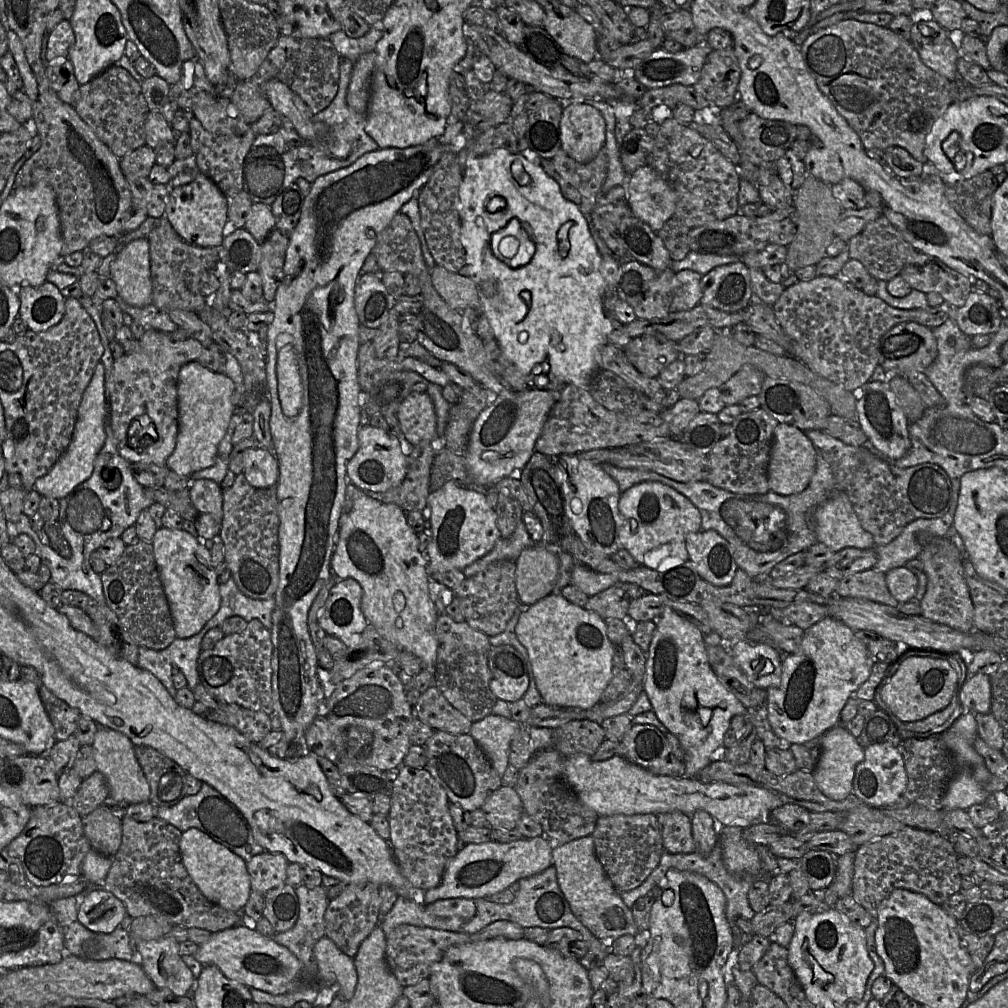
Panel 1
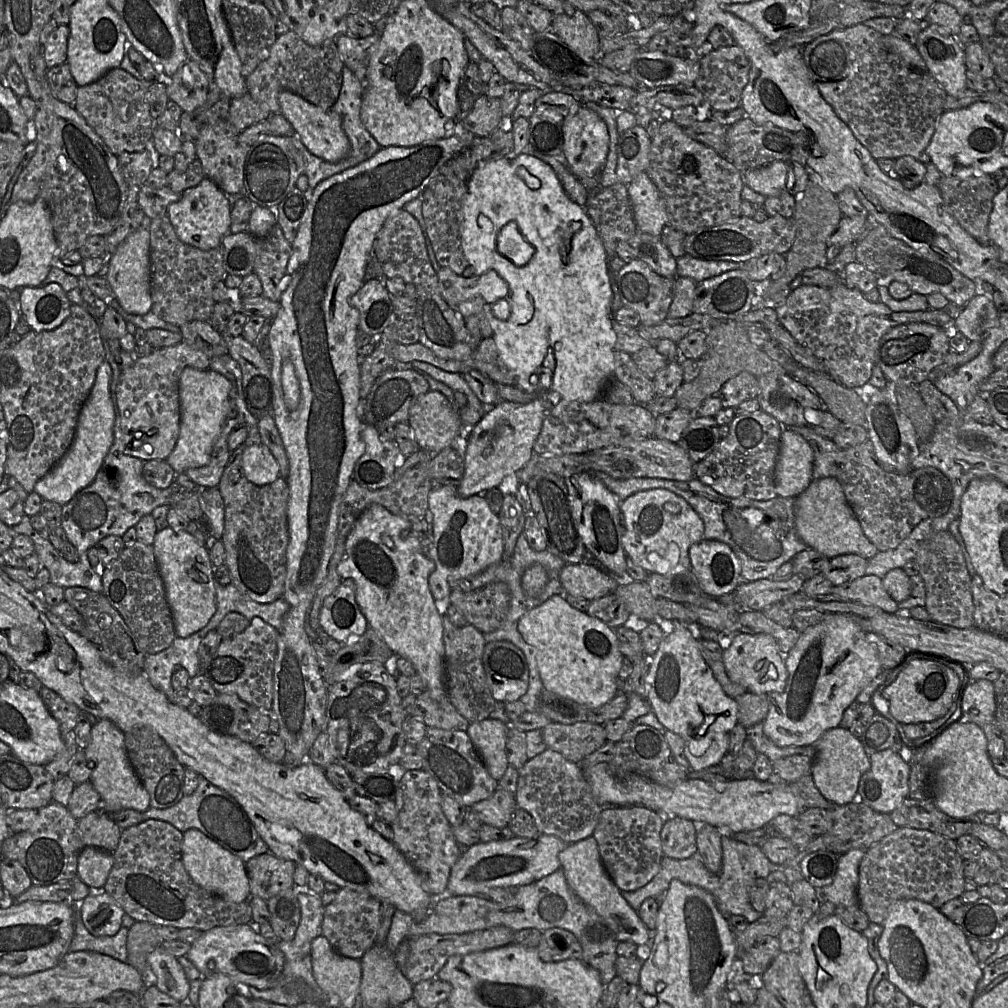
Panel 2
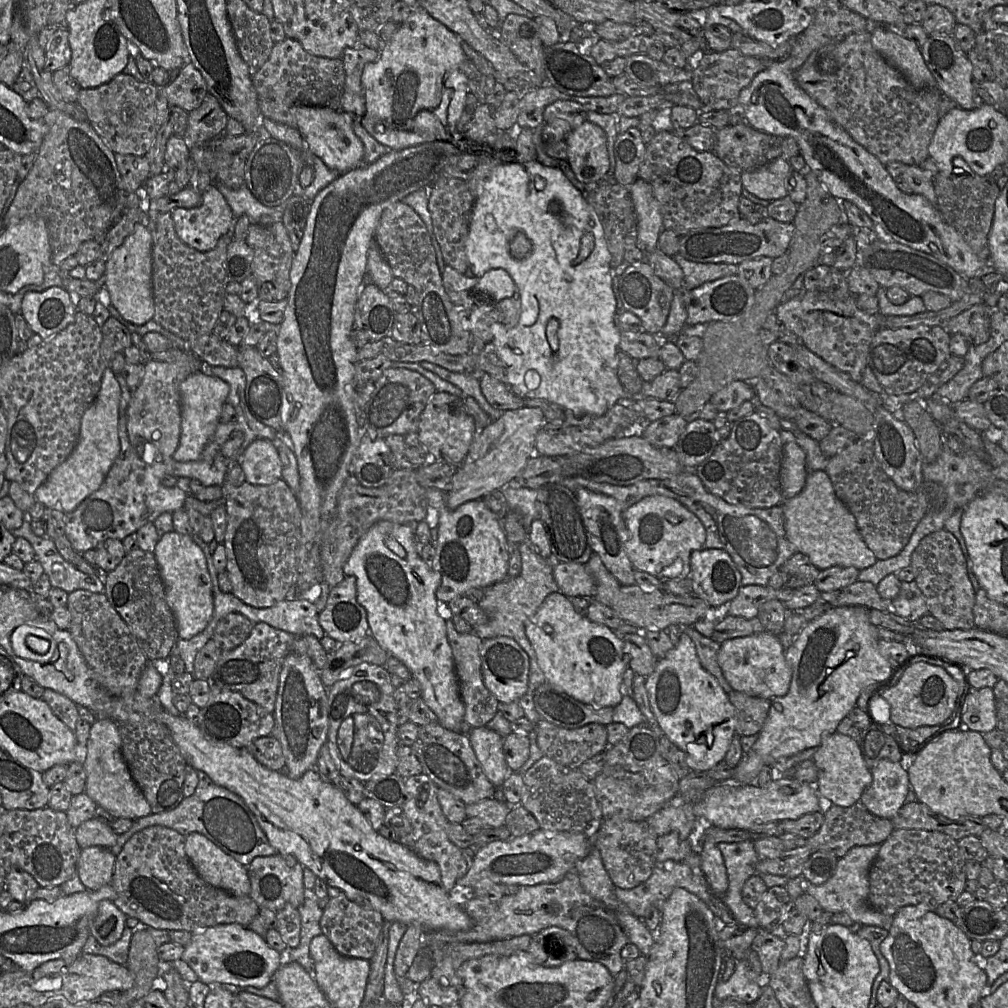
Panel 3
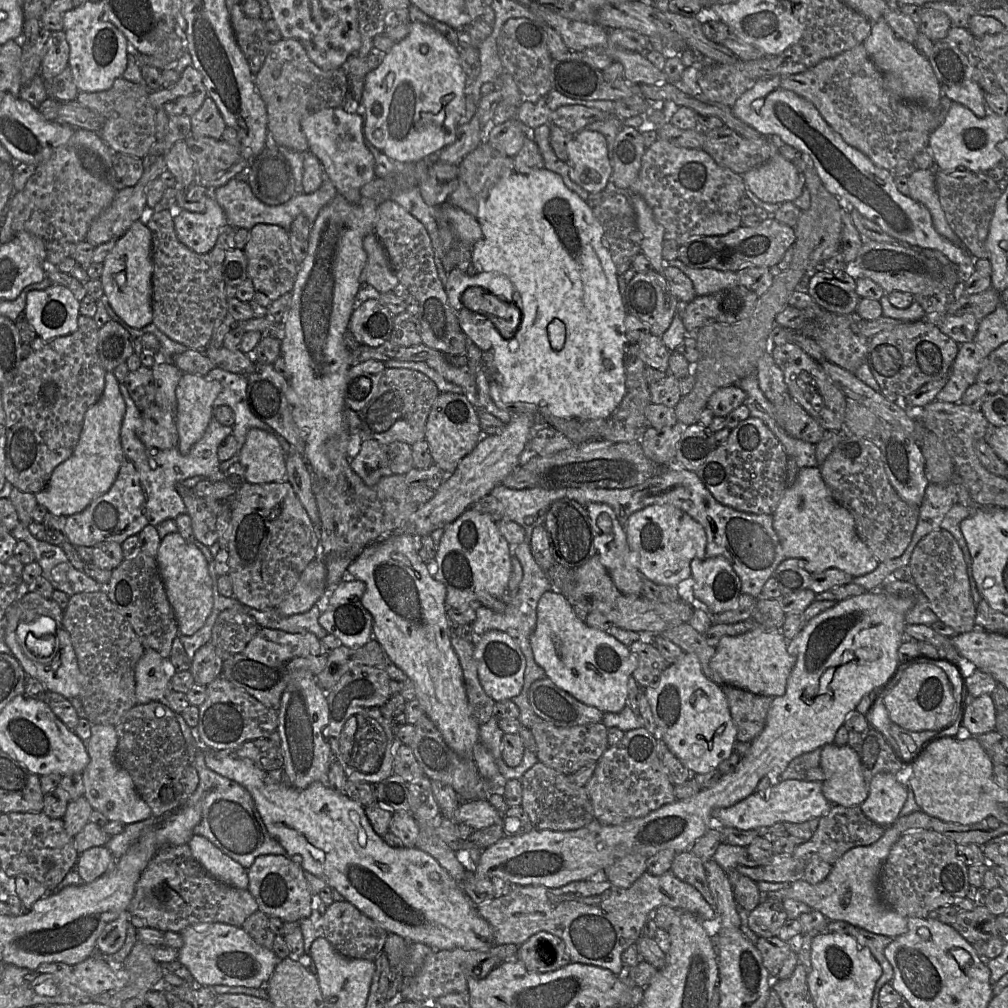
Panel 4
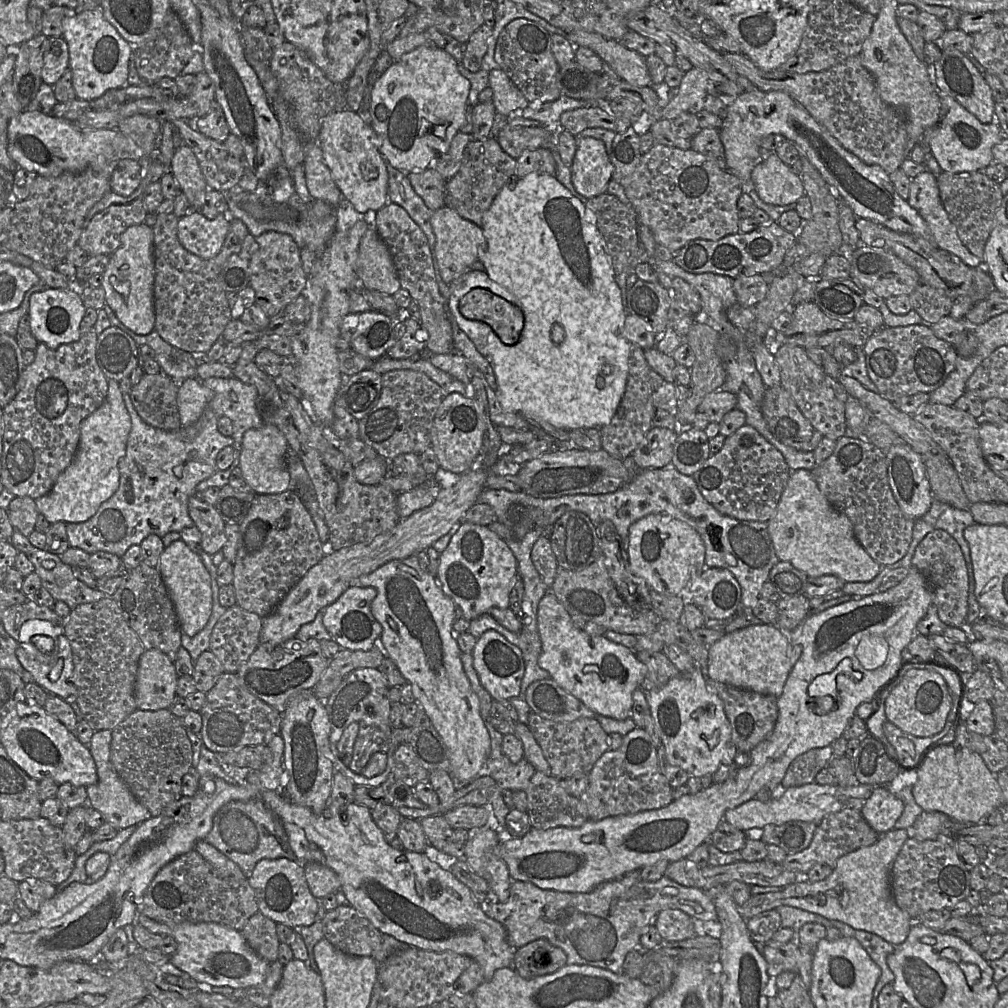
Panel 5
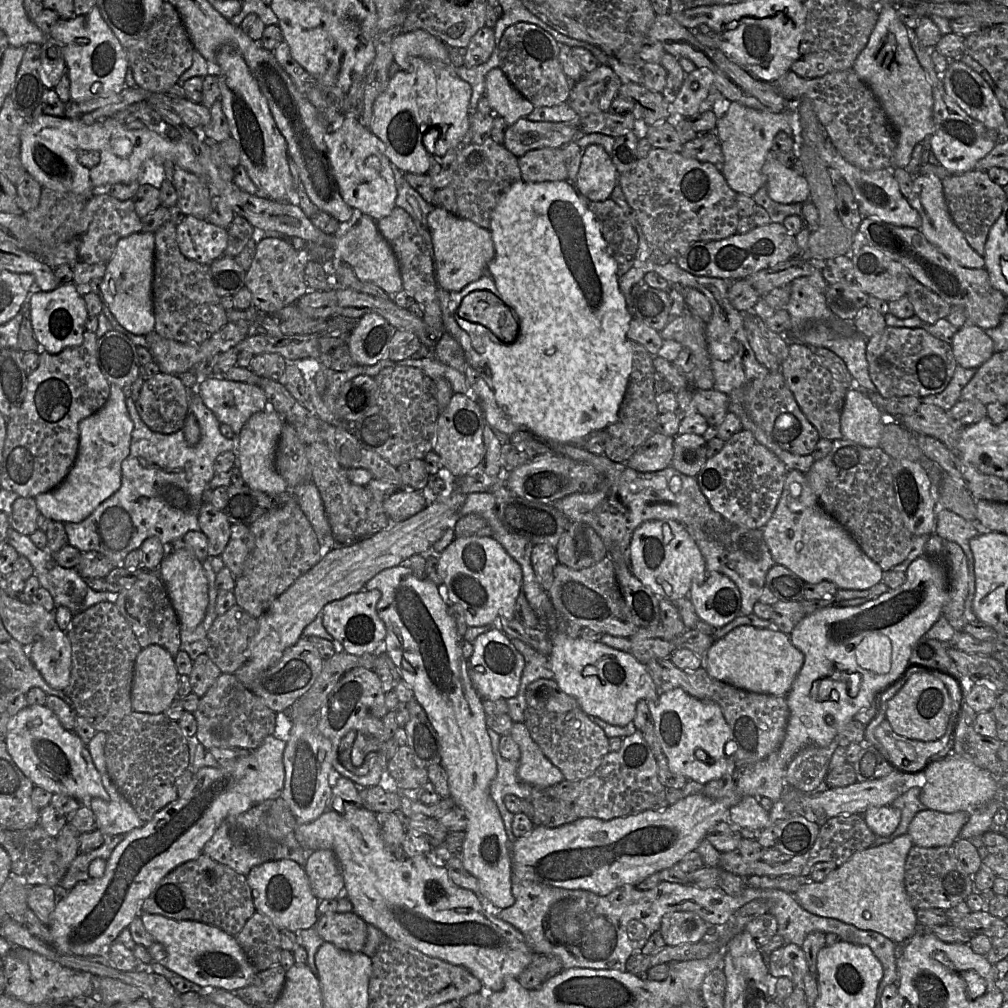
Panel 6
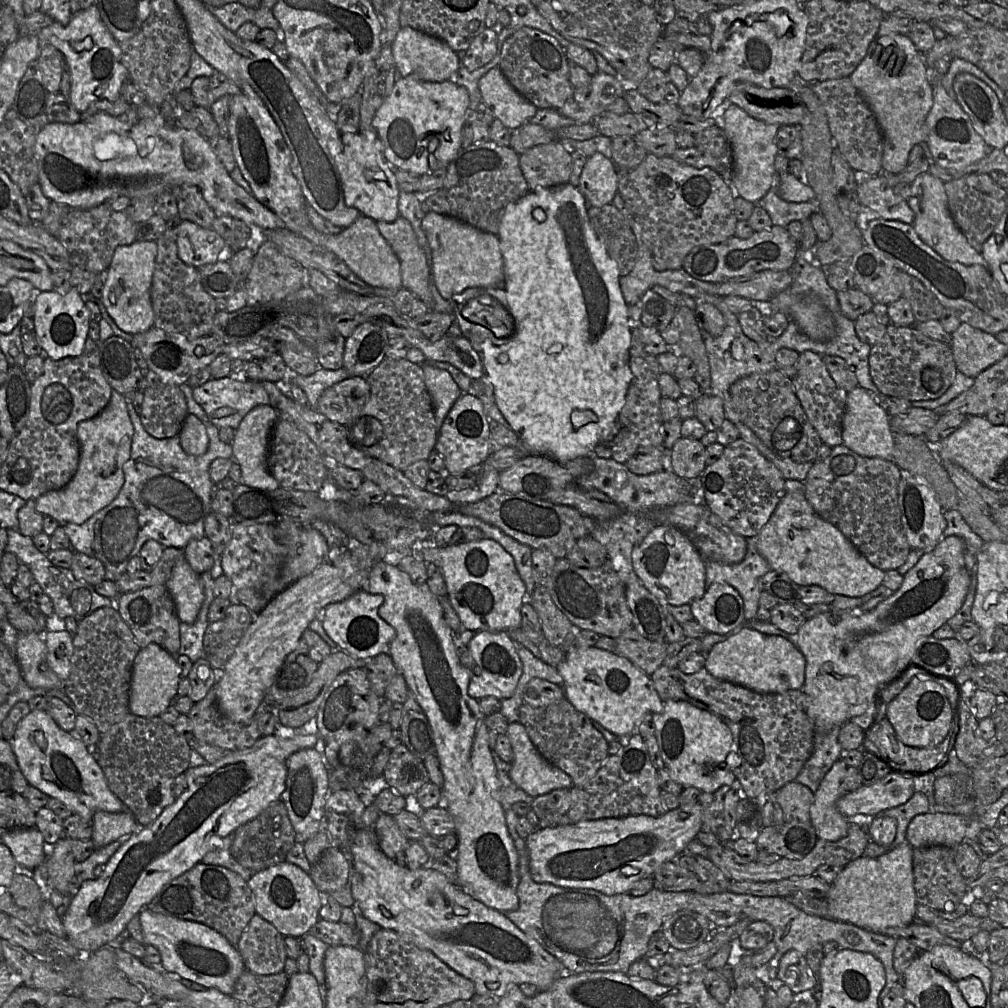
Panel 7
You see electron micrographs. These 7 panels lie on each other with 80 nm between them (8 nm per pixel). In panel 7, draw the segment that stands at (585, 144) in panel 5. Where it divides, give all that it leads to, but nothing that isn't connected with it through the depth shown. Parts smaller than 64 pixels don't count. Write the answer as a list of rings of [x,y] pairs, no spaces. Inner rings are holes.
[[[596,152],[588,157],[579,180],[579,190],[588,207],[601,207],[612,203],[618,193],[620,170],[614,162]]]

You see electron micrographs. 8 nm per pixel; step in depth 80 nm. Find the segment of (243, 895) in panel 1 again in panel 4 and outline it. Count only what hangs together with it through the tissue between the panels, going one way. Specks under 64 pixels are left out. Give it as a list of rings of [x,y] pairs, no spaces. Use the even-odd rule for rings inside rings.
[[[194,834],[187,844],[193,857],[211,876],[232,887],[248,889],[247,870],[207,838]]]

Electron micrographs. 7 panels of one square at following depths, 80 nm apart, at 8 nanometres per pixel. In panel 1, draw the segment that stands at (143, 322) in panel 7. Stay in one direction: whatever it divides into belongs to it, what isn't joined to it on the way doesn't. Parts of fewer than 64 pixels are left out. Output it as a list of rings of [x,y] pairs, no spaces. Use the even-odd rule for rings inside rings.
[[[148,238],[133,240],[116,251],[110,266],[110,278],[116,284],[118,295],[134,307],[152,303],[149,247]]]

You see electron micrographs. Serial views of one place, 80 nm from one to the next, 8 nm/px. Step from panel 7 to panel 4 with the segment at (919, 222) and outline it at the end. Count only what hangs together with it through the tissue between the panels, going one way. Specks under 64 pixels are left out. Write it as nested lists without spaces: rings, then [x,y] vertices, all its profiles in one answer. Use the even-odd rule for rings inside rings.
[[[915,170],[908,177],[909,197],[923,204],[931,214],[935,230],[953,244],[964,249],[960,239],[948,224],[941,207],[935,183],[935,171]]]

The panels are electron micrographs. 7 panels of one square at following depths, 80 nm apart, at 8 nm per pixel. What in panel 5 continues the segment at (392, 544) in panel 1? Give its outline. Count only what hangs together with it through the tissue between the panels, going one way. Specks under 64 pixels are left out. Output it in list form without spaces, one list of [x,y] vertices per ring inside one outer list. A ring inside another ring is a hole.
[[[414,556],[389,561],[375,571],[360,576],[355,585],[377,590],[377,595],[371,603],[371,612],[382,626],[381,648],[411,684],[415,702],[423,708],[442,738],[450,761],[451,777],[457,785],[470,783],[482,775],[490,755],[491,739],[485,726],[486,721],[480,713],[478,696],[471,688],[461,661],[462,651],[453,631],[454,602],[443,592],[436,578],[427,570],[421,569]]]

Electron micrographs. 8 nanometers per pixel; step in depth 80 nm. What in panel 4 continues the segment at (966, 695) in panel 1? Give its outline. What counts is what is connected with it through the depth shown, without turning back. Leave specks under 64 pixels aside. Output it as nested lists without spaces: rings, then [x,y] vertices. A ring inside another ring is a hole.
[[[990,694],[969,698],[964,715],[964,726],[972,736],[995,730],[996,708]]]

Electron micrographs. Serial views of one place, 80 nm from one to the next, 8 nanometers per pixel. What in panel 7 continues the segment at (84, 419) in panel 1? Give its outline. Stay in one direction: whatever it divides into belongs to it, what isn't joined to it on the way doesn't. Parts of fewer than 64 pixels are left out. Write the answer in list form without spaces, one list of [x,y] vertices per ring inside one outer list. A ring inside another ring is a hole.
[[[112,390],[106,408],[96,417],[78,424],[80,459],[76,473],[64,487],[35,499],[36,510],[43,516],[53,517],[59,523],[82,524],[118,495],[124,485],[123,464],[130,458],[134,434],[125,399],[123,394]]]

